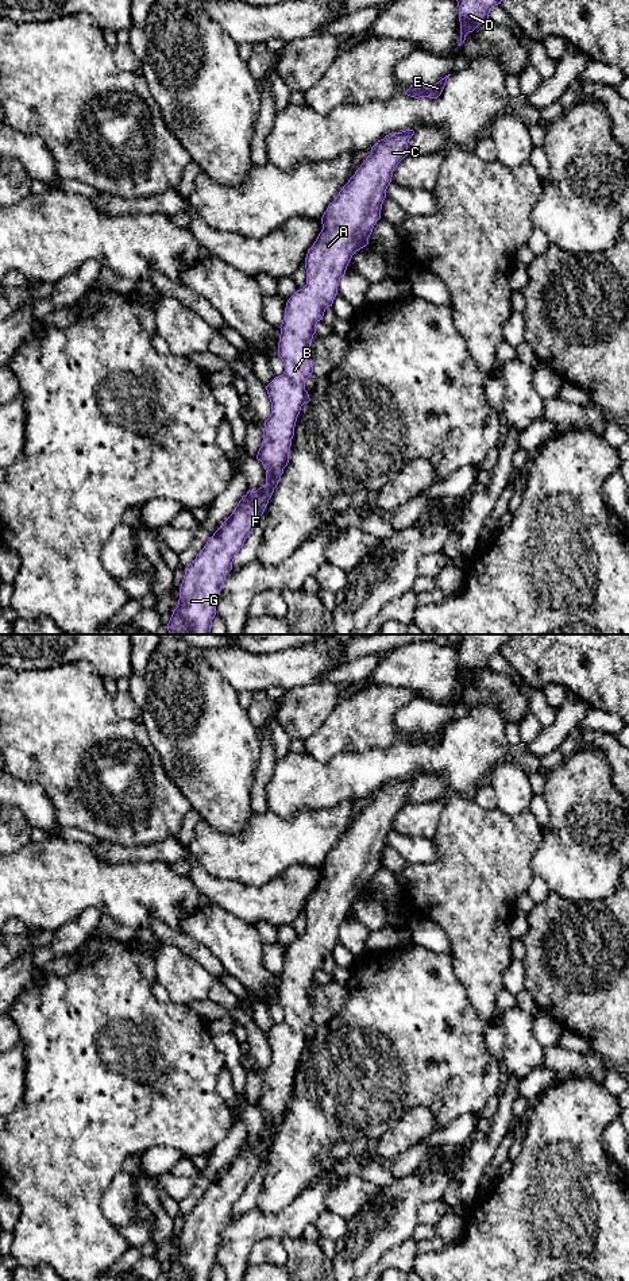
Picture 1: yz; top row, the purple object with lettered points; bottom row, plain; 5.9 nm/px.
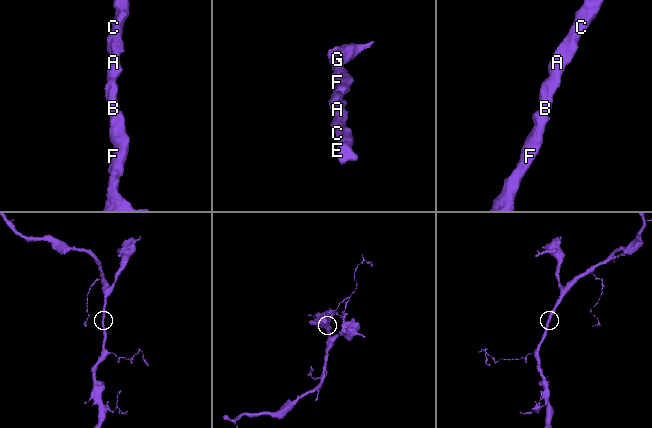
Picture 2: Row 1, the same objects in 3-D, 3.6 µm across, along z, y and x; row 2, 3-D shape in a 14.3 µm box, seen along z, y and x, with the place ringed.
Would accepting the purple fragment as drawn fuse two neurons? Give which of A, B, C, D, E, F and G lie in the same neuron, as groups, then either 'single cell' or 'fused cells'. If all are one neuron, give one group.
A B C D E F G | single cell

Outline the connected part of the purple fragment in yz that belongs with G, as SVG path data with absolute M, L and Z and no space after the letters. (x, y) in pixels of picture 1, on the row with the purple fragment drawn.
M413 130L386 135L371 147L371 154L343 186L321 217L323 229L305 258L306 285L297 290L286 302L281 324L278 356L285 364L282 375L275 377L267 386L271 414L265 421L263 441L256 459L266 470L266 485L256 491L247 491L232 514L207 541L196 559L185 568L180 587L180 599L167 624L169 634L211 634L212 620L216 616L216 601L220 595L225 575L232 570L235 555L263 514L274 489L289 463L292 439L301 406L310 401L305 382L313 373L310 344L316 324L324 312L332 306L337 294L340 278L346 274L352 255L368 244L374 225L381 219L386 189L391 182L397 165L408 155L408 143Z

